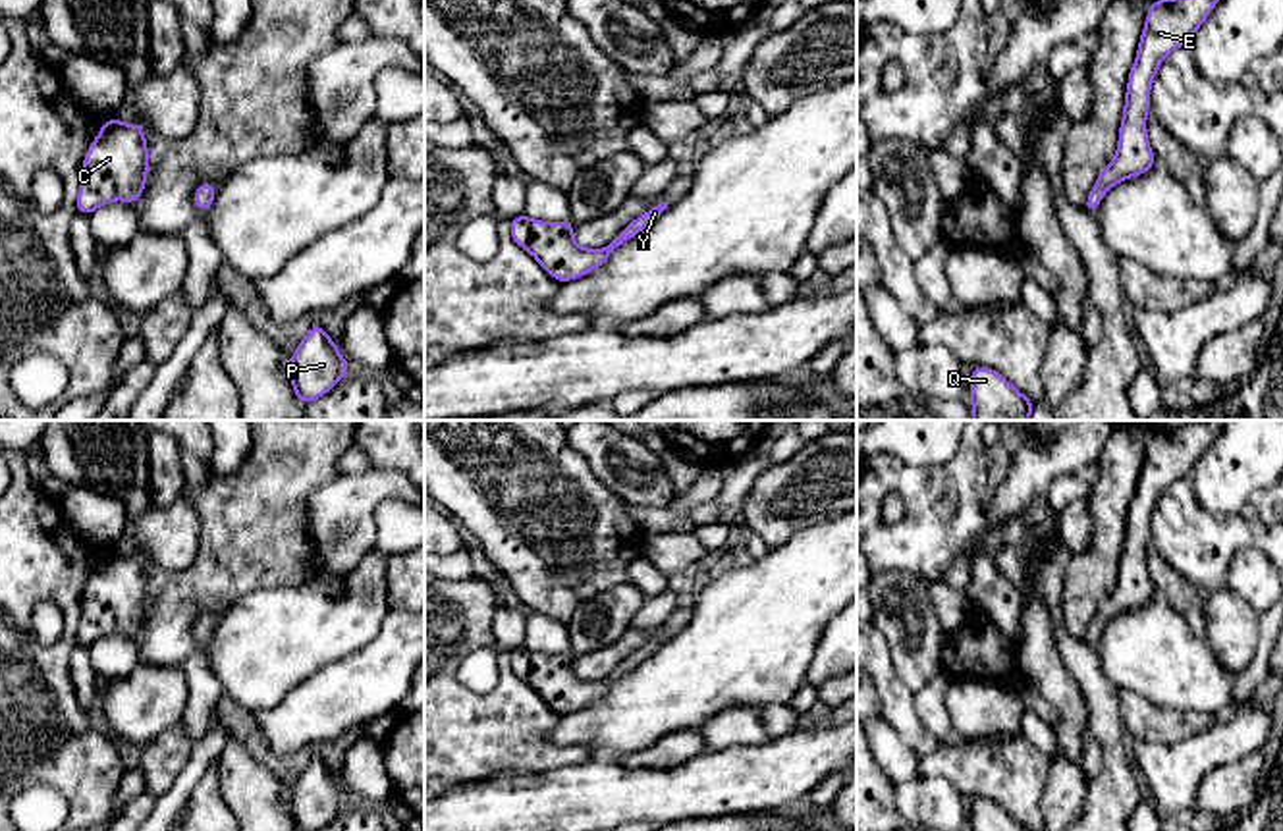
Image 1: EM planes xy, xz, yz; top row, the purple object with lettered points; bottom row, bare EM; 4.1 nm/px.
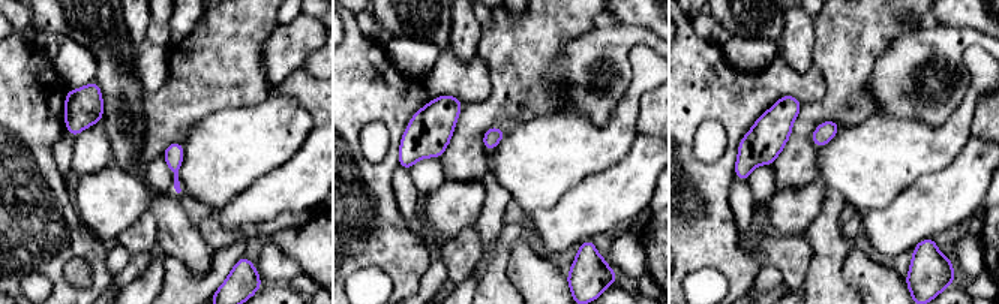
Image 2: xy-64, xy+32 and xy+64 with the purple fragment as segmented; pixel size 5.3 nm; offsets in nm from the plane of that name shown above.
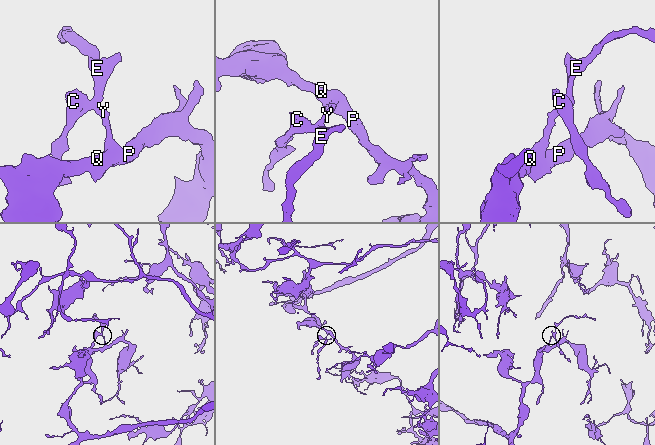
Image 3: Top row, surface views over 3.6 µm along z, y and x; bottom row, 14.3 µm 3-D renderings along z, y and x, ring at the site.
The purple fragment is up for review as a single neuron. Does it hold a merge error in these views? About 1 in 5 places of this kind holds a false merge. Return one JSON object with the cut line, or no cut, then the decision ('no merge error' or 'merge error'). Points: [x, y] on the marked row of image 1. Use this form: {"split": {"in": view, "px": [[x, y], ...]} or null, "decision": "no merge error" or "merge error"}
{"split": null, "decision": "no merge error"}

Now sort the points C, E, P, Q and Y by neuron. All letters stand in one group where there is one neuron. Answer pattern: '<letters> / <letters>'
C E P Q Y

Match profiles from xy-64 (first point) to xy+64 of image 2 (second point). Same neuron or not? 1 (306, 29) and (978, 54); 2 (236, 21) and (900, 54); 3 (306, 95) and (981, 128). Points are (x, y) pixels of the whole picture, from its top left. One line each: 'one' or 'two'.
1: two
2: two
3: one

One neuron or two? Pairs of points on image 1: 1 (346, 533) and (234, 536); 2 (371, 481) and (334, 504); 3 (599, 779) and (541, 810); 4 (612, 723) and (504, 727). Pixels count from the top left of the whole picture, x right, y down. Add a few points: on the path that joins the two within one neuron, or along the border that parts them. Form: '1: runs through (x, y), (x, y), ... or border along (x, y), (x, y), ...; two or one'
1: border along (313, 490), (305, 535), (317, 577); two
2: runs through (361, 490), (344, 504); one
3: runs through (585, 793), (577, 801), (554, 806); one
4: border along (545, 735), (556, 745), (587, 745), (593, 750); two

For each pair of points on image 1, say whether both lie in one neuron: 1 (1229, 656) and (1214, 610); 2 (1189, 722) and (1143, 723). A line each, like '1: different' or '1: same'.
1: same
2: same

